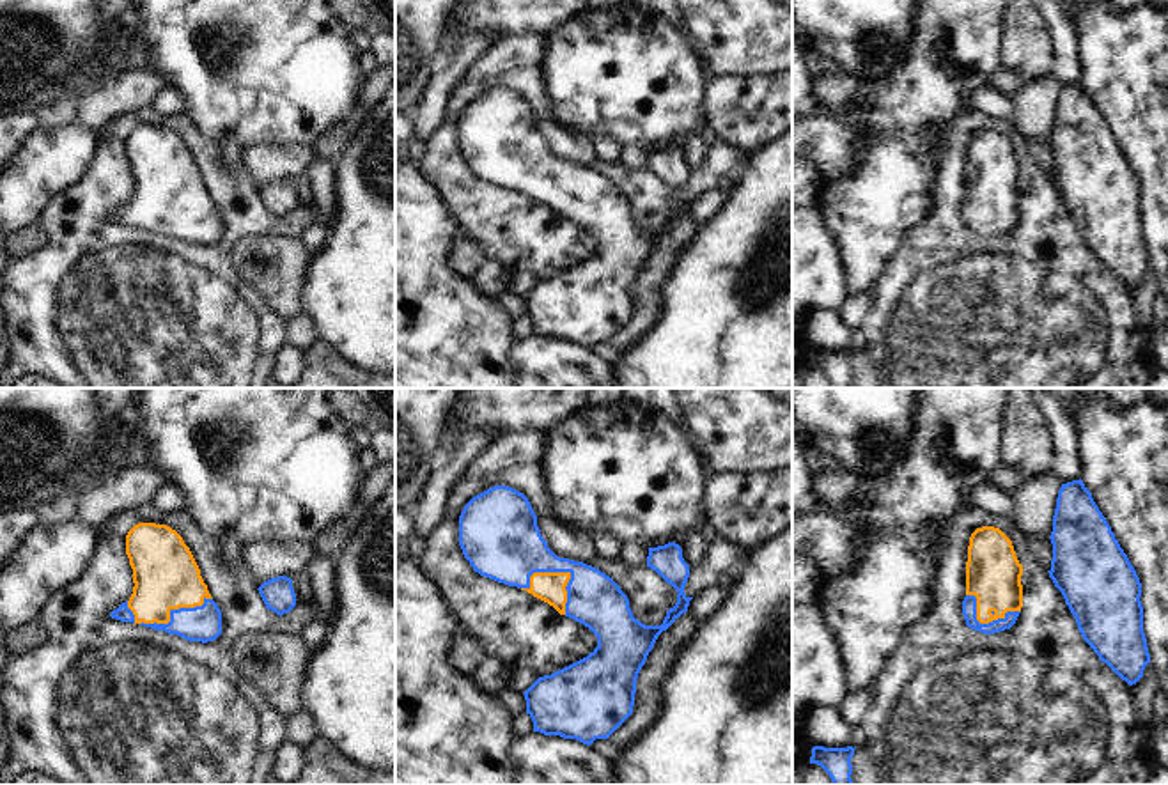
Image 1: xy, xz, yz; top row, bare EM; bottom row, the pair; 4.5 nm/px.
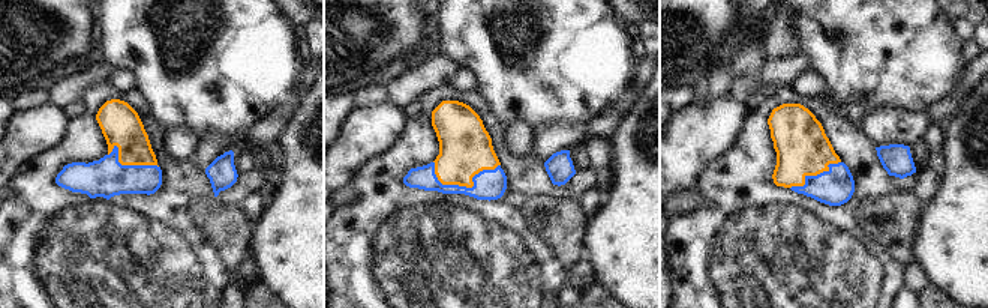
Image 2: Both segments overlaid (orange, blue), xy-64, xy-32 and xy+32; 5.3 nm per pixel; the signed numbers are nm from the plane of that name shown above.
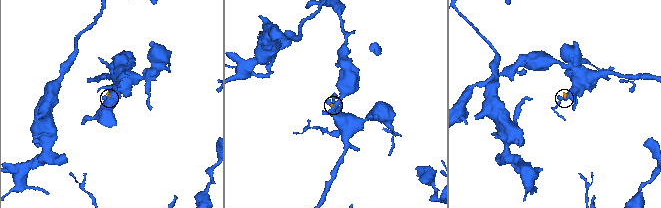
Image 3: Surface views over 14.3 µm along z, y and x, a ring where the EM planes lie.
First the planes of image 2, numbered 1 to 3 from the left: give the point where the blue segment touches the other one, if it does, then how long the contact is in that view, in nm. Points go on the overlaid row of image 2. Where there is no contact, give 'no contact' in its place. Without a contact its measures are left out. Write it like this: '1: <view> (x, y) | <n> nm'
1: xy-64 (128, 164) | 280 nm
2: xy-32 (470, 187) | 360 nm
3: xy+32 (814, 175) | 300 nm

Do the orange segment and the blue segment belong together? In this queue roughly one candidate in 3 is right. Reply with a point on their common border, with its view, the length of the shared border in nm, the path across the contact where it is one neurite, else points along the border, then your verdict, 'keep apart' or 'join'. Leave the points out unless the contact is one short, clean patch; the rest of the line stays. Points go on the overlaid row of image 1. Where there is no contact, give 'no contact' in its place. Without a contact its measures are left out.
contact xz (569, 576); length 240 nm; join

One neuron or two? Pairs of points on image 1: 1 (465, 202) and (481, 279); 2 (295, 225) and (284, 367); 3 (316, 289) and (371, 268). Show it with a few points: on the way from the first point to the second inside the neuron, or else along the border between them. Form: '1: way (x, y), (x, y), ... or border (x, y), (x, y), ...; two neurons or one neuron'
1: border (491, 257), (511, 275); two neurons
2: border (284, 344), (277, 351), (272, 369); two neurons
3: way (330, 289), (350, 289), (357, 282); one neuron

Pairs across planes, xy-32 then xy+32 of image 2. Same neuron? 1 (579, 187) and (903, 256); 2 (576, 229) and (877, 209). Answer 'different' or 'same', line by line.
1: different
2: same

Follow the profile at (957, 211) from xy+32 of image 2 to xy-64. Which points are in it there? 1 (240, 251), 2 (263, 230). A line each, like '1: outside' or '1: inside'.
1: outside
2: inside

